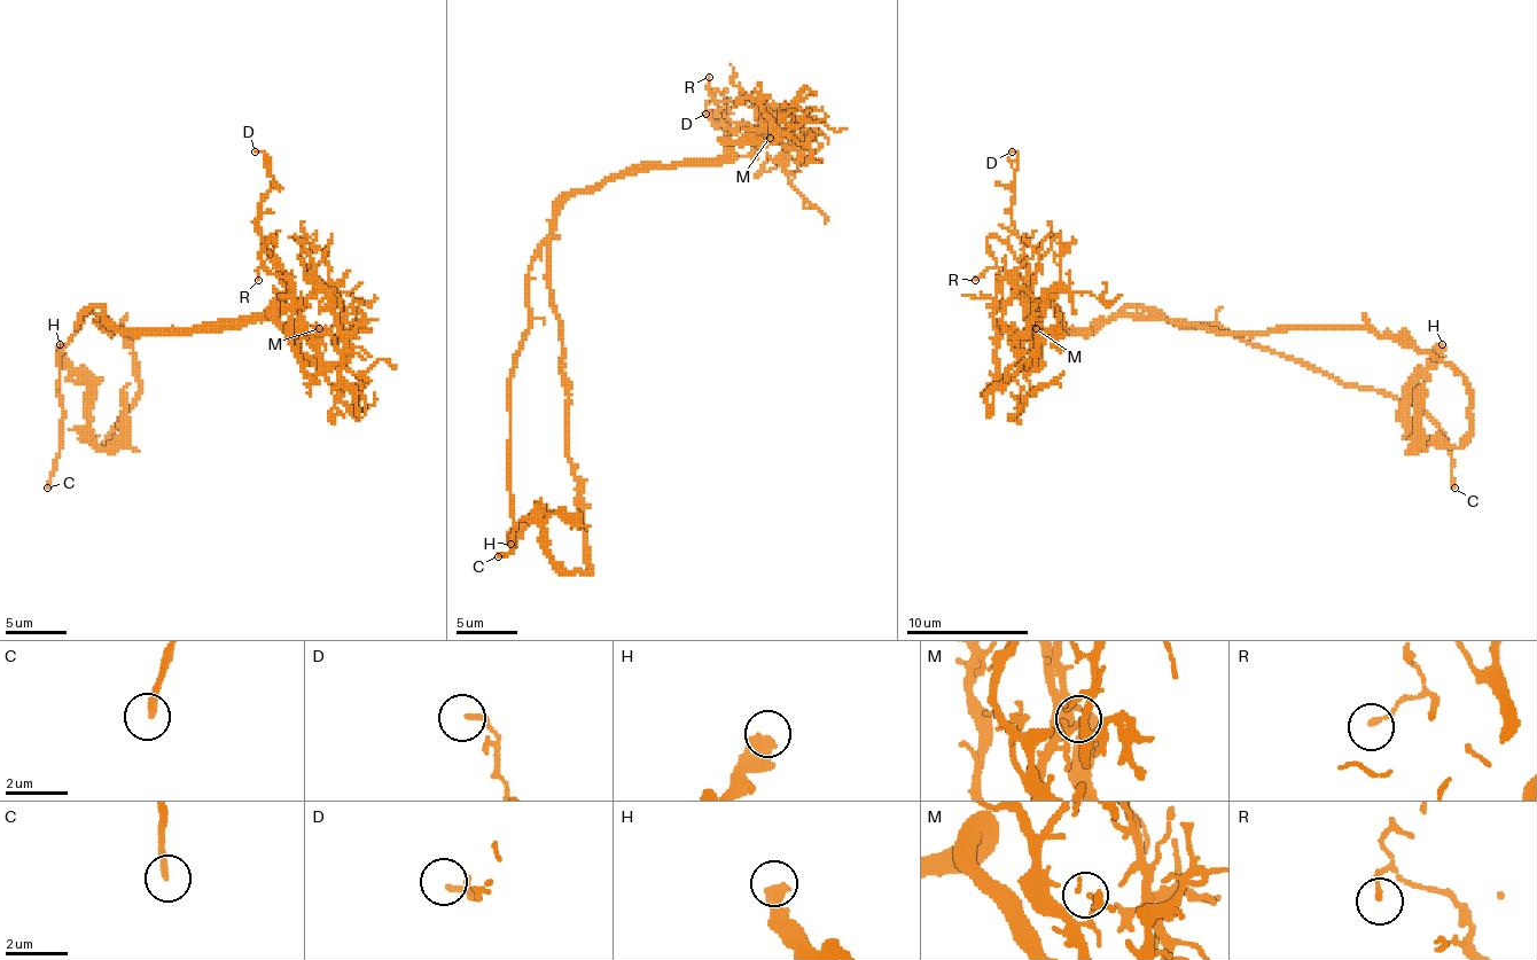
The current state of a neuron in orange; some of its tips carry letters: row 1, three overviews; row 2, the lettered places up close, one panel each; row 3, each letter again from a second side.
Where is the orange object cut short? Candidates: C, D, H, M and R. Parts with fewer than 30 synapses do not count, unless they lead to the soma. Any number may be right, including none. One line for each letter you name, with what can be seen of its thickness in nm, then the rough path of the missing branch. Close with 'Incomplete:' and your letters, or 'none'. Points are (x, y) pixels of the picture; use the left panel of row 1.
C: 200 nm thick; missing branch runs (47, 488), (47, 512), (41, 524), (47, 548), (60, 561), (124, 567), (188, 588), (221, 585), (234, 567)
Incomplete: C

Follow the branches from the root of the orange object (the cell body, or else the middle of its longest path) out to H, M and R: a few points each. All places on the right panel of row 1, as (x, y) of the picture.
H: (1183, 322), (1409, 337), (1464, 377), (1469, 436), (1458, 447), (1424, 442), (1409, 414), (1409, 383), (1442, 344)
M: (1183, 322), (1109, 317), (1094, 328), (1067, 328), (1045, 304), (1039, 328), (1032, 328), (1030, 341), (1036, 328)
R: (1183, 322), (1109, 317), (1067, 328), (1045, 304), (1005, 377), (993, 317), (999, 271), (975, 280)

